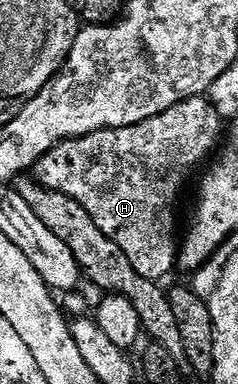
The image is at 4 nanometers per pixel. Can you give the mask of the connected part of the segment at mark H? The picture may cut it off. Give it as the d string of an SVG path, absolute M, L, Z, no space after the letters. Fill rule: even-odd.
M196 97L193 99L186 99L181 101L177 105L173 105L173 109L165 109L165 113L161 113L157 117L149 117L149 121L141 121L137 125L132 127L122 127L121 129L105 129L104 131L98 131L97 133L89 133L88 135L82 135L76 139L66 139L64 143L59 143L53 149L49 149L49 153L45 153L45 157L41 157L34 165L33 175L34 178L43 186L53 189L57 193L65 193L65 197L73 197L73 201L77 201L83 208L89 213L89 217L93 217L93 221L97 225L97 229L101 229L101 233L105 233L105 237L109 237L109 241L113 241L120 249L121 253L125 253L125 257L129 257L129 265L133 265L133 269L137 273L141 273L141 277L146 279L154 279L156 281L163 281L163 278L170 273L171 270L176 270L177 267L177 256L179 254L179 243L177 242L177 235L175 239L175 206L179 203L179 194L183 191L183 186L187 183L187 178L191 175L191 170L206 157L207 154L214 152L216 148L220 146L221 143L221 131L219 135L219 122L221 122L221 116L218 111L215 110L210 98L207 97Z

